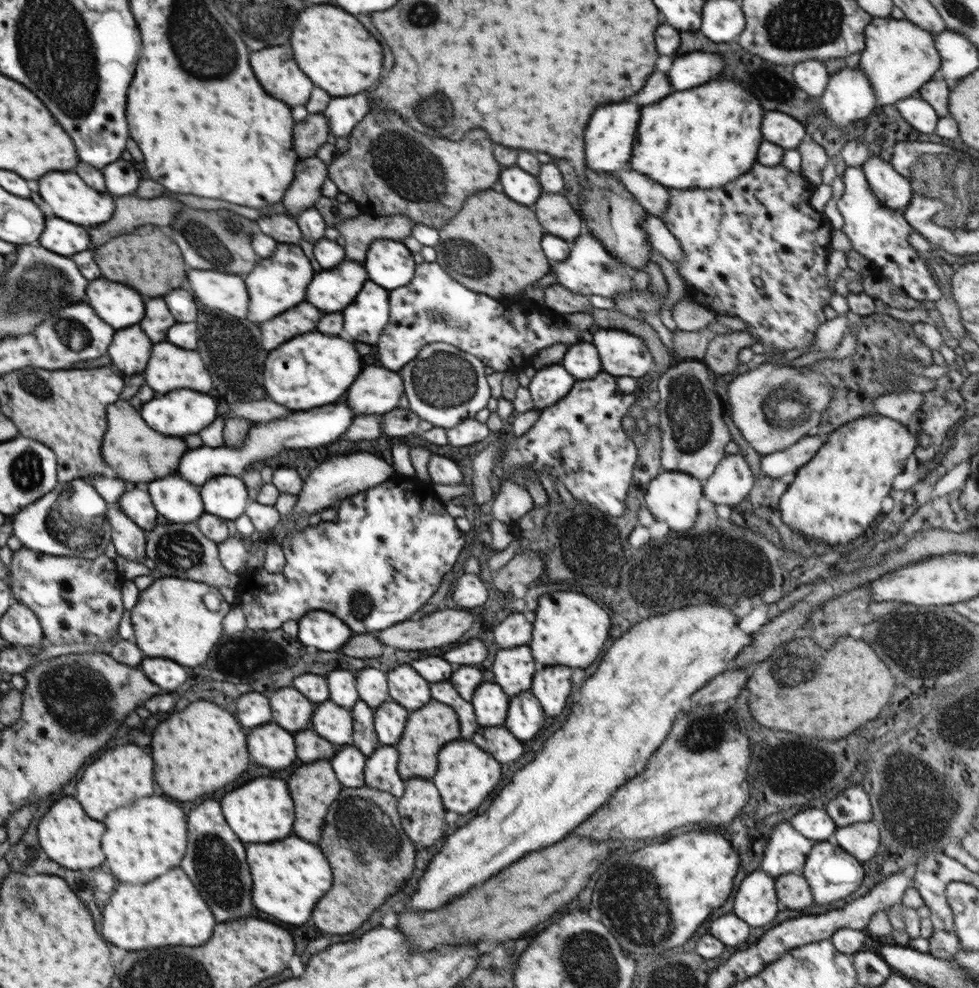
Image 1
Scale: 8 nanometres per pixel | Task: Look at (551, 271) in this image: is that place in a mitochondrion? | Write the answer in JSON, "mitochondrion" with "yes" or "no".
{"mitochondrion":"no"}

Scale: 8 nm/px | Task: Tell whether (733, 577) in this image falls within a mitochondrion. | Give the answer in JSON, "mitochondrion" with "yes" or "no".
{"mitochondrion":"yes"}

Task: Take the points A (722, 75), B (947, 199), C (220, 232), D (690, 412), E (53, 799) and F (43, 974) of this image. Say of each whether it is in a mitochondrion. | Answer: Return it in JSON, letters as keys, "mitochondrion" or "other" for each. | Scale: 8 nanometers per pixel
{"A":"other","B":"mitochondrion","C":"mitochondrion","D":"mitochondrion","E":"other","F":"other"}

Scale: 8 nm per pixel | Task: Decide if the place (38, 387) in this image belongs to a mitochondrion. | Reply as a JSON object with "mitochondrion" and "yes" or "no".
{"mitochondrion":"yes"}

